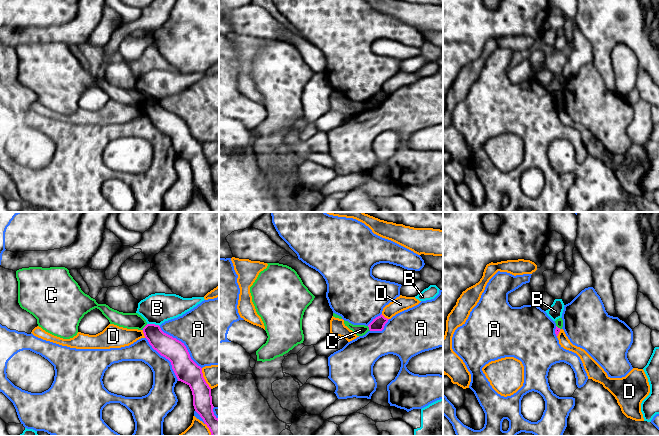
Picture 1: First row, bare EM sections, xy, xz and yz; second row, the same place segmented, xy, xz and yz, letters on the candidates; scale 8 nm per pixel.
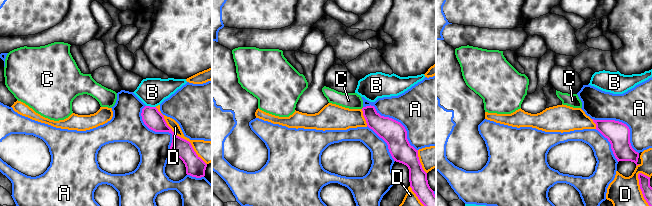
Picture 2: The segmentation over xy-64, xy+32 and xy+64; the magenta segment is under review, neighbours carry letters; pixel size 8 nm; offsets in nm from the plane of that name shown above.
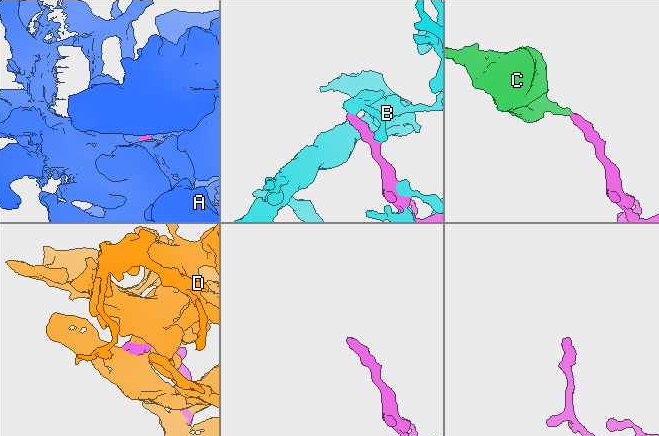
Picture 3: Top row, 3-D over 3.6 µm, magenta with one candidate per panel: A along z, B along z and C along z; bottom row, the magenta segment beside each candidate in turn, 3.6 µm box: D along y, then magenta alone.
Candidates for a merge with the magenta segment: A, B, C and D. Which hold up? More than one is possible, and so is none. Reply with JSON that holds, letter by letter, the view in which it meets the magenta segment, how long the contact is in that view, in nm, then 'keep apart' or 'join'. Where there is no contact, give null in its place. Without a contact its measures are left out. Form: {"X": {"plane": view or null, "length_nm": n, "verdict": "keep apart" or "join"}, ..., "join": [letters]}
{"A": {"plane": "xy", "length_nm": 480, "verdict": "keep apart"}, "B": {"plane": "xy", "length_nm": 110, "verdict": "keep apart"}, "C": {"plane": "xy", "length_nm": 60, "verdict": "keep apart"}, "D": {"plane": "xy", "length_nm": 70, "verdict": "keep apart"}, "join": []}

